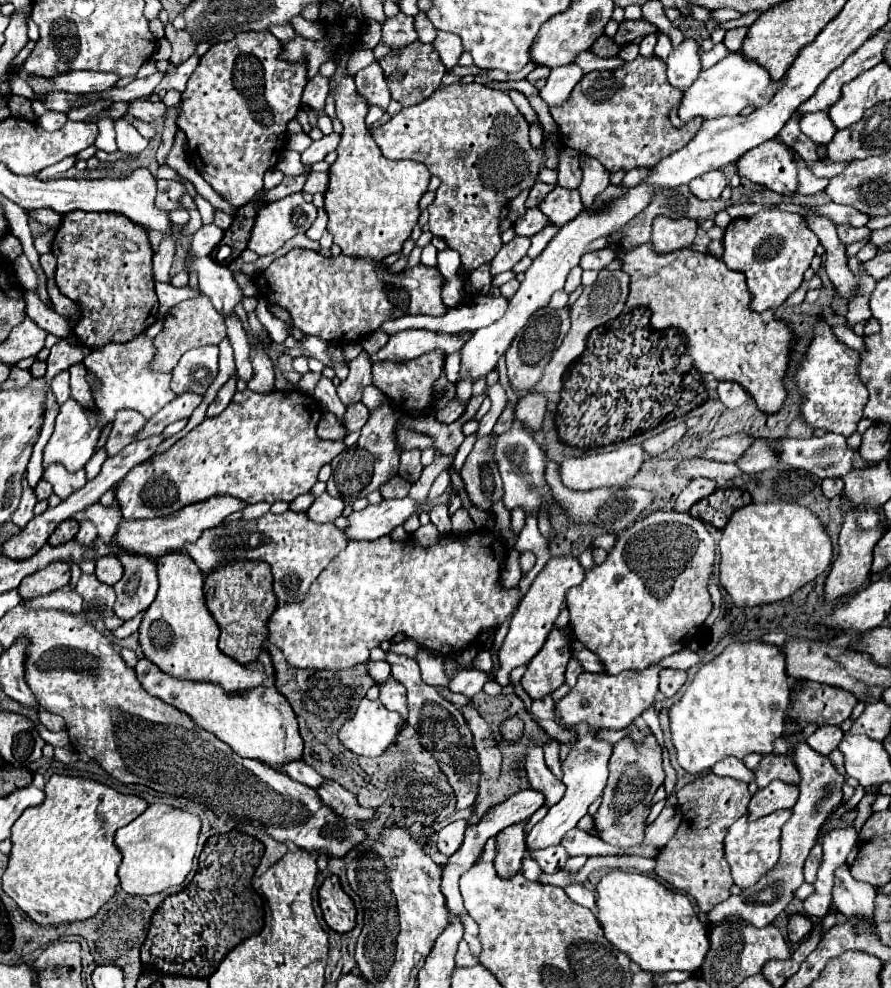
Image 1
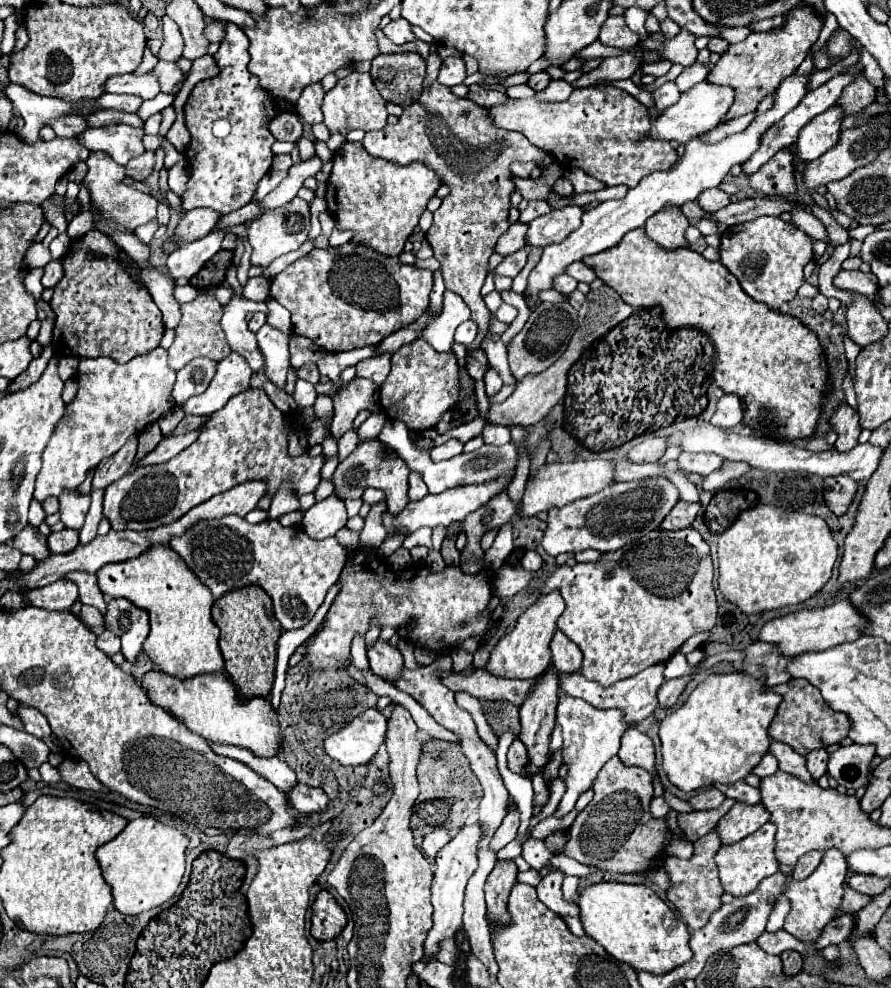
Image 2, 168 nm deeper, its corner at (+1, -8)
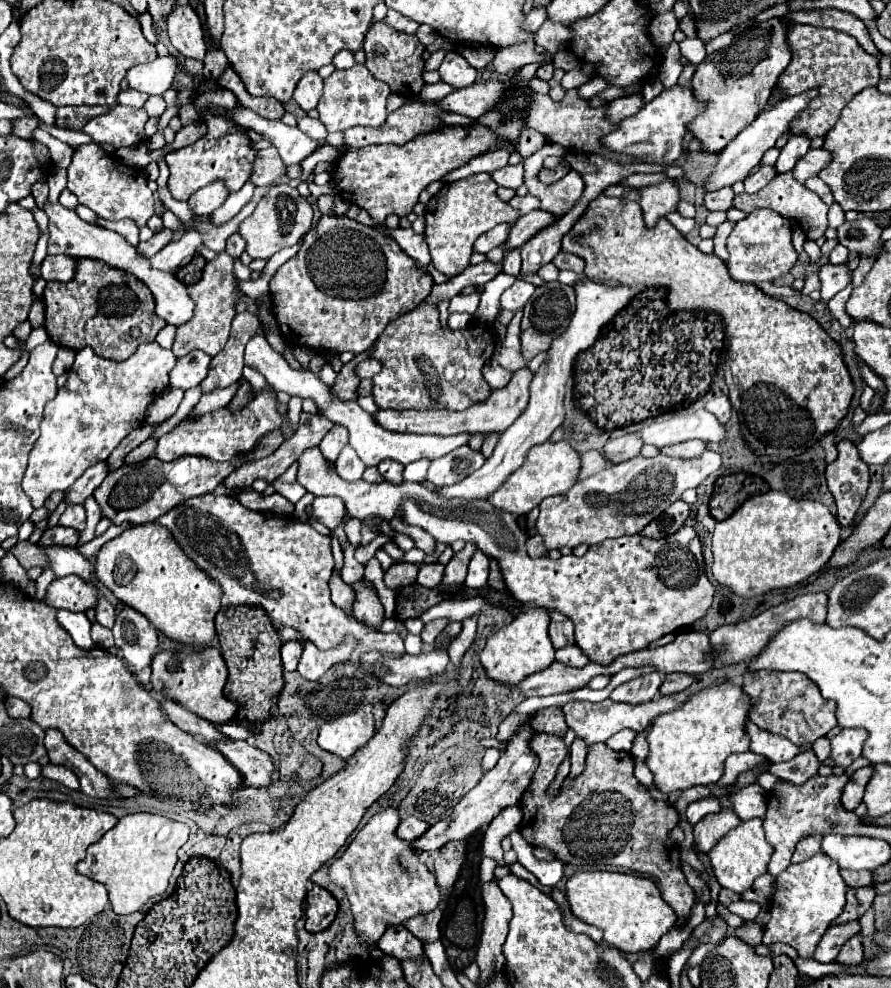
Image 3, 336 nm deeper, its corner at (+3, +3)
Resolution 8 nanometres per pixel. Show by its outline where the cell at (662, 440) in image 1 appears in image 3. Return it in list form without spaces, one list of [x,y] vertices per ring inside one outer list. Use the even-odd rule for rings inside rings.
[[[624,434],[616,440],[610,440],[602,450],[604,450],[606,458],[610,458],[612,462],[618,464],[618,462],[638,456],[642,446],[644,446],[644,442],[642,442],[642,438],[638,438],[638,434]]]

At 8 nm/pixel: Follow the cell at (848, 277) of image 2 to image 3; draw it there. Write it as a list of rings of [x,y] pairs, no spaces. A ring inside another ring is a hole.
[[[824,264],[822,270],[820,270],[820,282],[822,282],[822,300],[828,302],[834,294],[838,294],[840,290],[844,290],[848,284],[850,284],[850,268],[848,264],[840,264],[840,266],[834,266],[834,264]]]

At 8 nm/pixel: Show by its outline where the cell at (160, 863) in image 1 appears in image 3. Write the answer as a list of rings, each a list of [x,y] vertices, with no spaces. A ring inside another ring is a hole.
[[[128,814],[108,830],[98,842],[88,846],[86,858],[78,870],[108,888],[110,904],[116,914],[132,914],[140,910],[152,896],[166,890],[178,860],[180,846],[188,840],[190,828],[182,822],[170,820],[160,814]]]

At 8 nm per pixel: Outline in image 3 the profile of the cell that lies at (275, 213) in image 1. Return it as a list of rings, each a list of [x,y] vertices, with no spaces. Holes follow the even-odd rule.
[[[274,186],[256,206],[256,210],[240,224],[240,236],[246,240],[250,258],[268,260],[272,254],[286,246],[294,246],[312,228],[312,206],[292,186]]]

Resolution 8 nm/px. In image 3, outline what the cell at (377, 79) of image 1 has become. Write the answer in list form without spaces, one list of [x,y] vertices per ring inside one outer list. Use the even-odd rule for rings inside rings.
[[[354,64],[348,70],[334,70],[324,80],[324,94],[318,102],[318,112],[322,124],[328,128],[328,132],[348,130],[352,126],[382,126],[388,112],[386,112],[386,98],[390,94],[390,88],[386,82],[376,80],[364,64]]]

